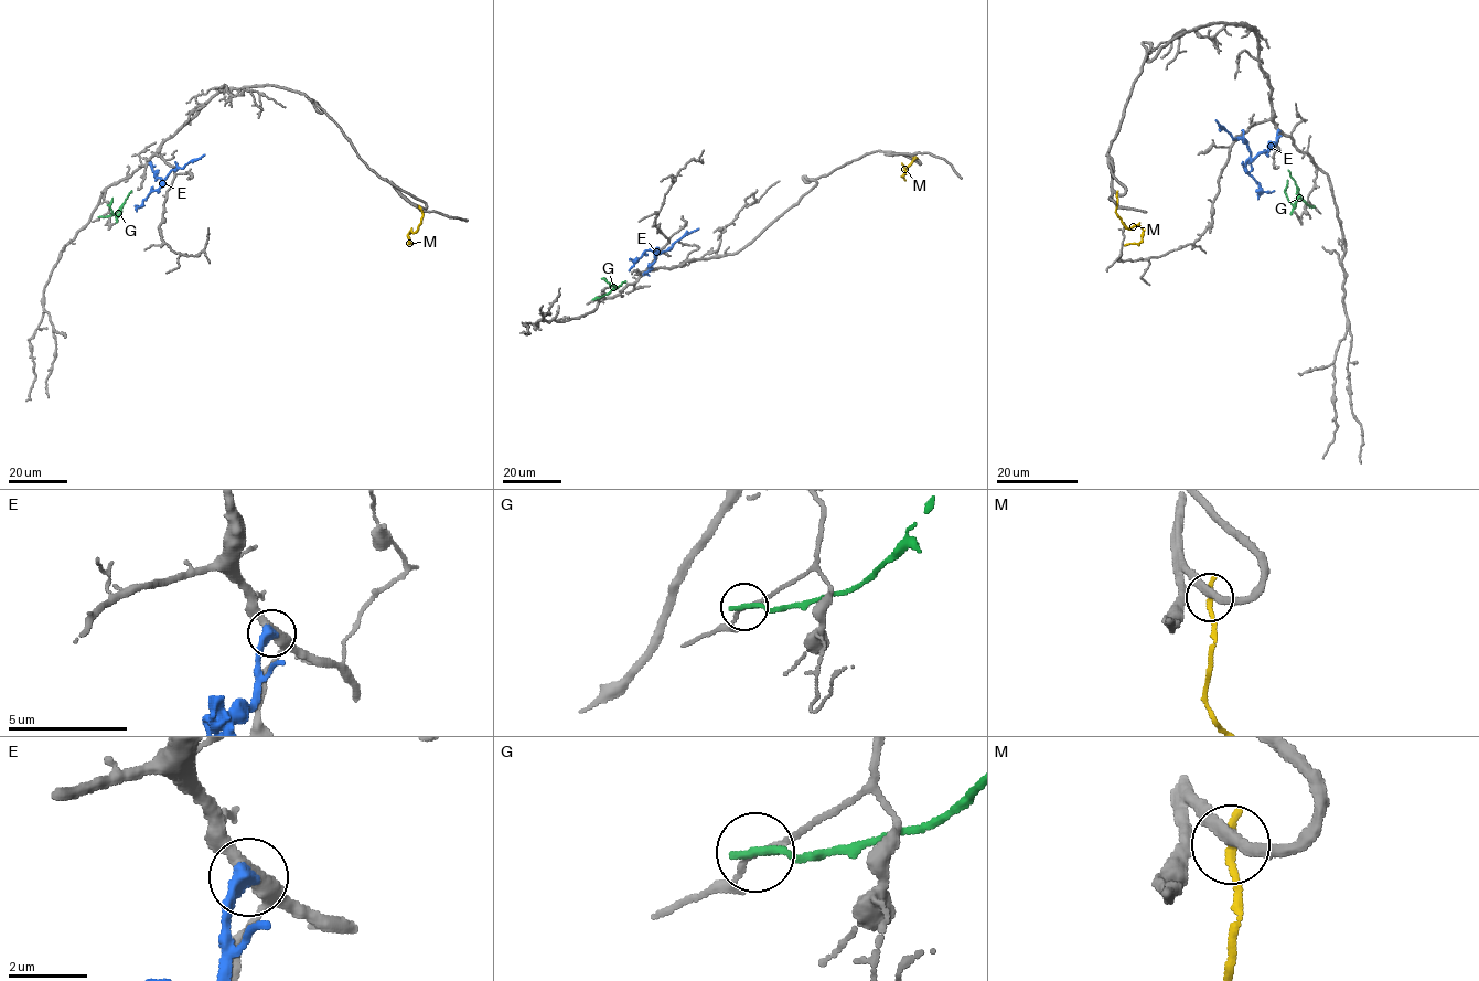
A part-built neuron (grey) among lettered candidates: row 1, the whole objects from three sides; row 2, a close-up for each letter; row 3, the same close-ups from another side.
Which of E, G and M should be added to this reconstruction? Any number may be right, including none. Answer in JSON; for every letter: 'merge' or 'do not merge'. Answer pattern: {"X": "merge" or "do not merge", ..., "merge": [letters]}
{"E": "do not merge", "G": "do not merge", "M": "do not merge", "merge": []}

